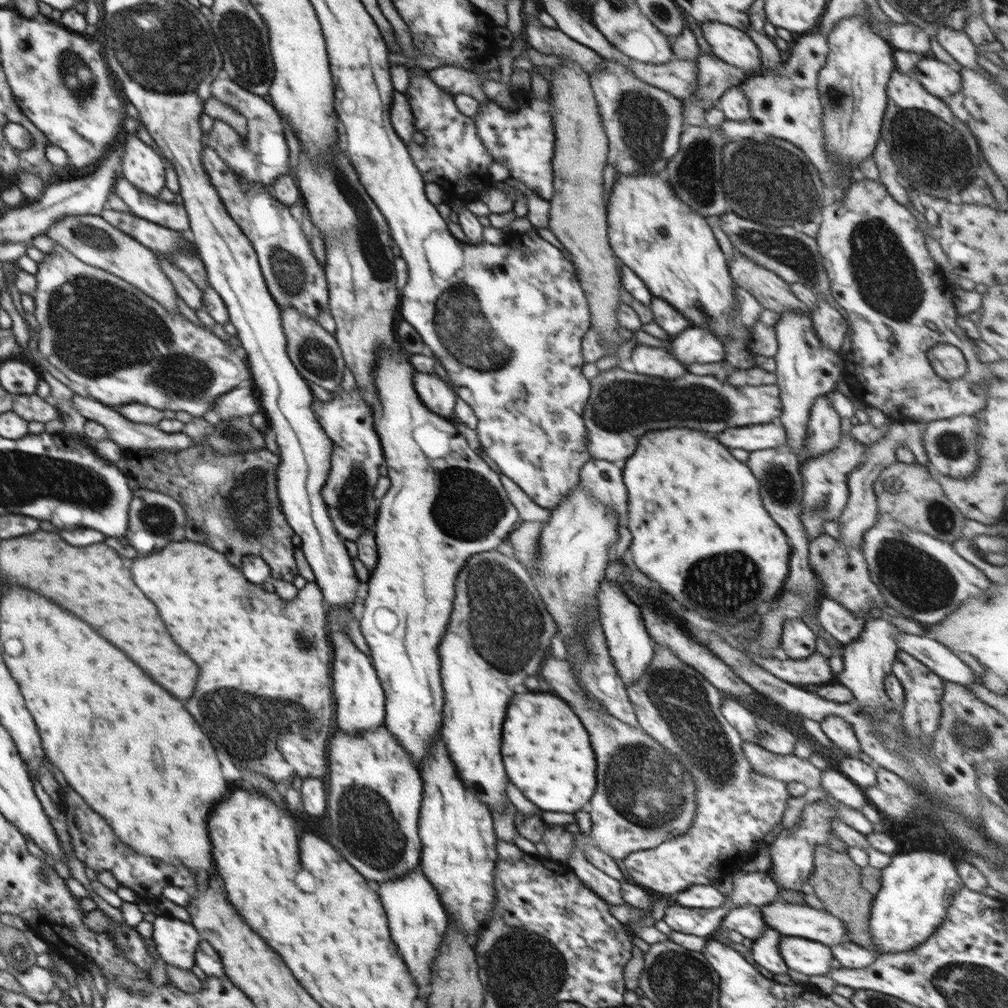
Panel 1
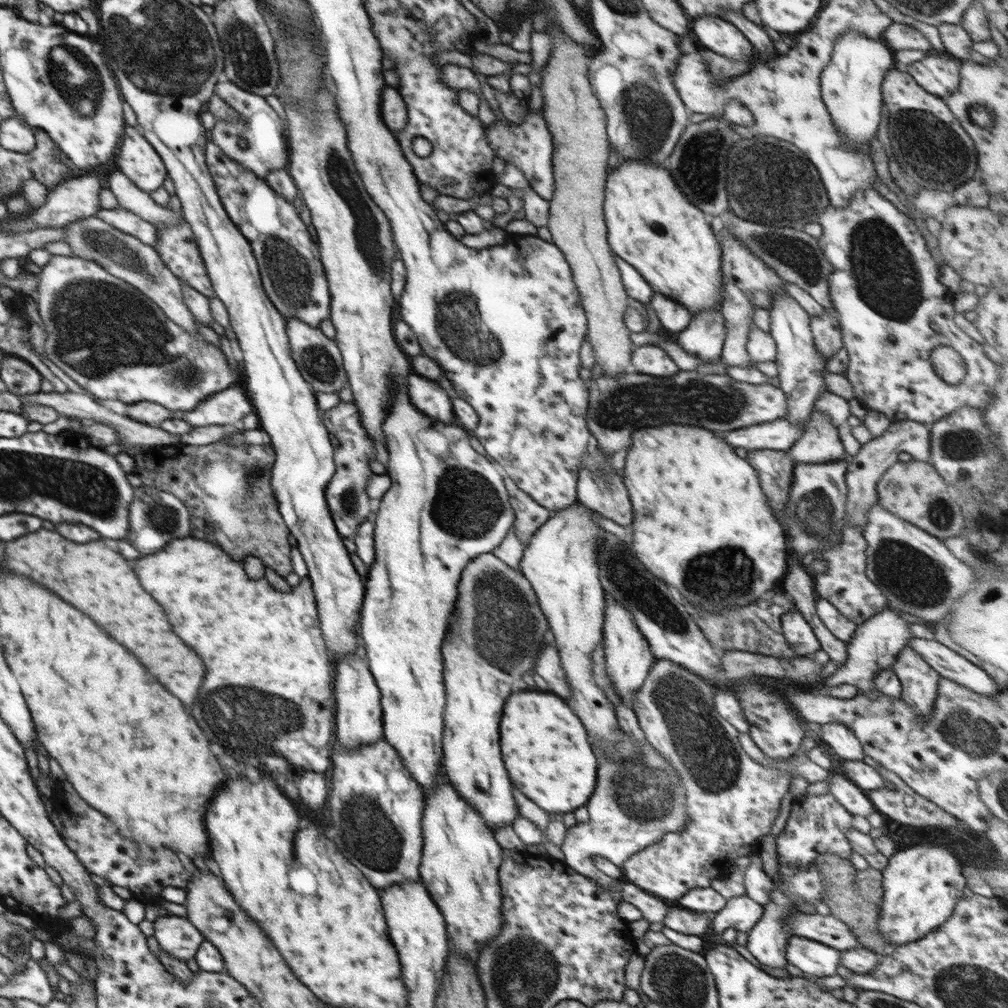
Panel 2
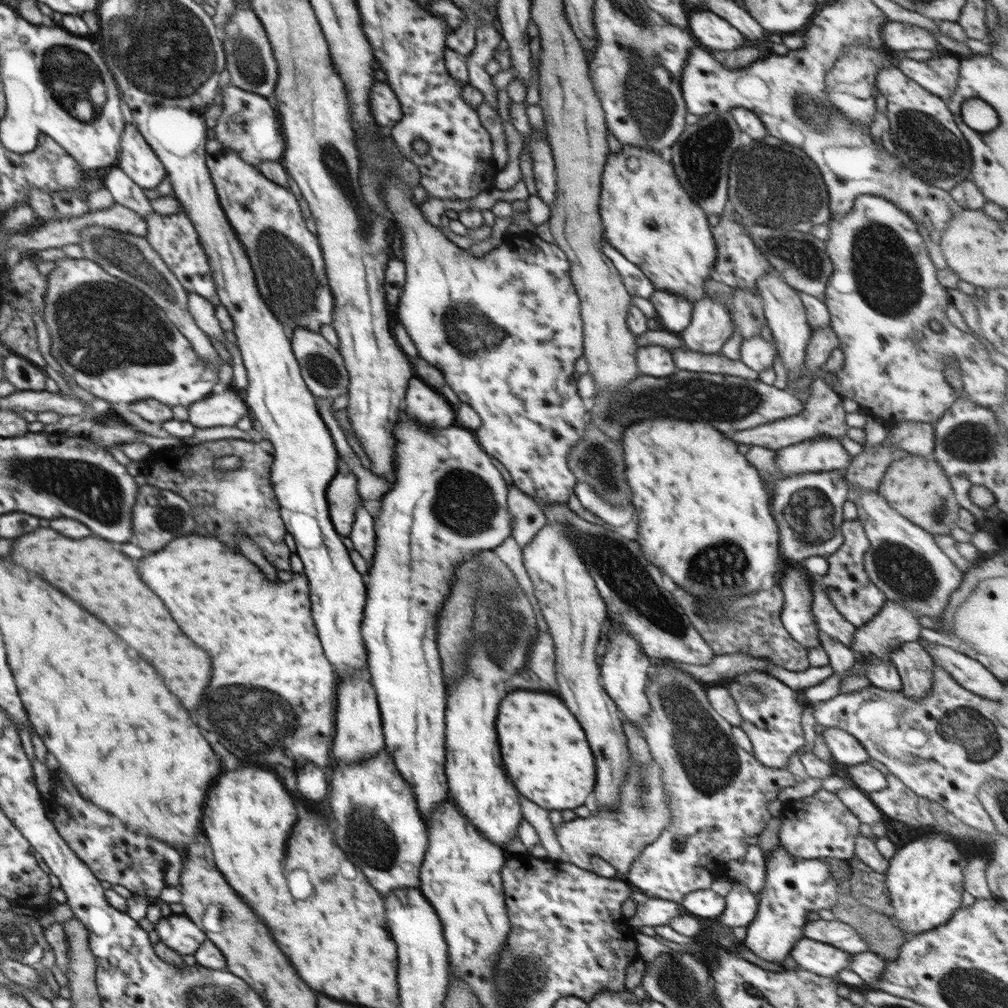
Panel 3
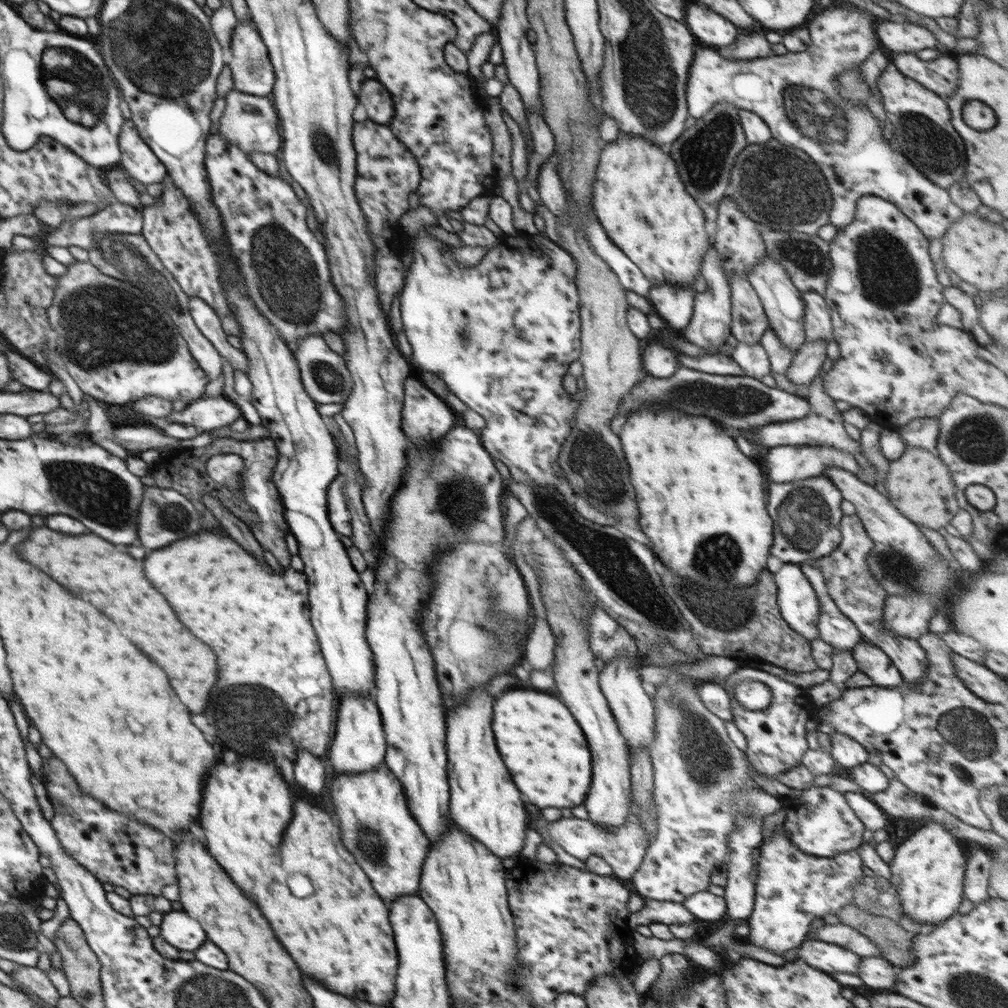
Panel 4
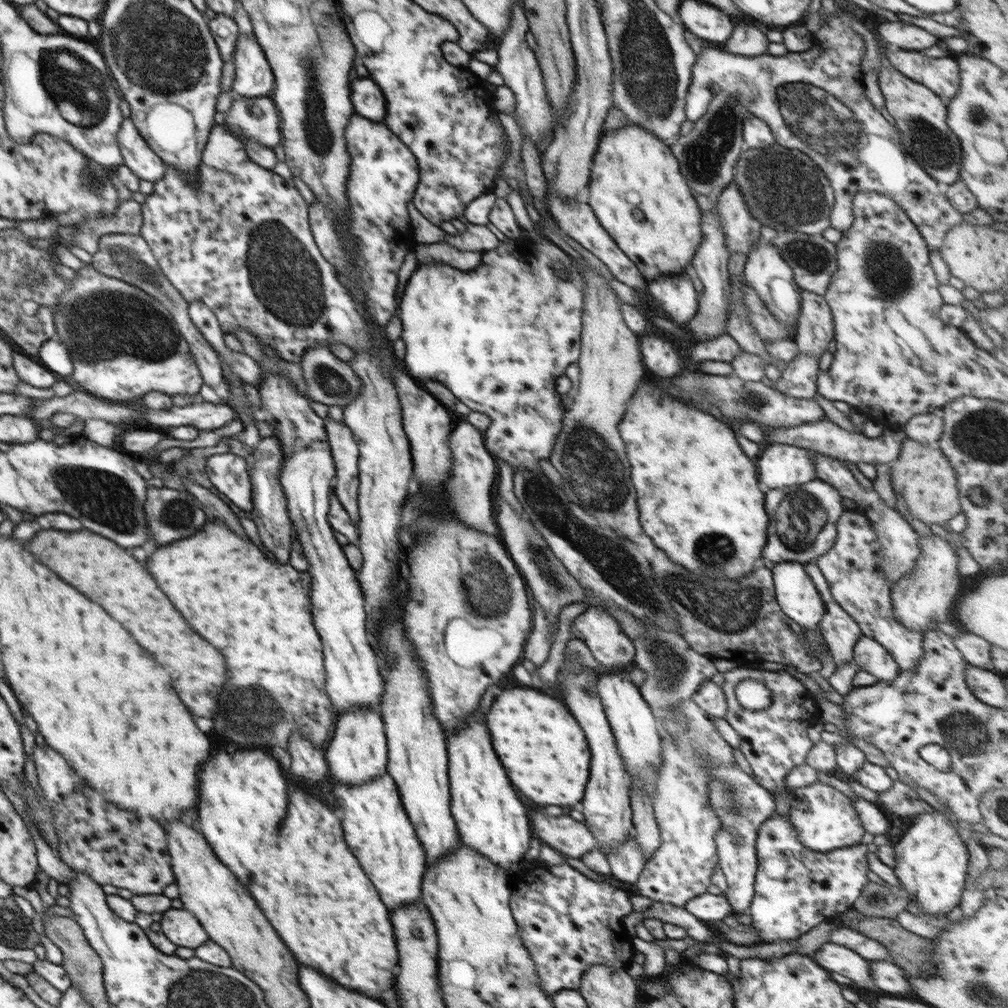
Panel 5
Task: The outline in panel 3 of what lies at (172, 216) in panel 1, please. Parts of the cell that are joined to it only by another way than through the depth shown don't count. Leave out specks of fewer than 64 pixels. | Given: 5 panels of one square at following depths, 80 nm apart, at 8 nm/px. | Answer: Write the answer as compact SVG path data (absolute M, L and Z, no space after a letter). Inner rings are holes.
M120 167L108 171L102 184L111 192L115 203L138 213L143 219L152 215L153 208L143 188L140 188Z

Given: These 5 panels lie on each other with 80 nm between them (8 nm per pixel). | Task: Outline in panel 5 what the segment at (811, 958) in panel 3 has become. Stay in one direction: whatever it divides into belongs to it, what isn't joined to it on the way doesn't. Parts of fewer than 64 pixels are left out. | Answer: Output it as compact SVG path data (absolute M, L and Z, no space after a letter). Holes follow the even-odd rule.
M822 943L812 954L812 960L830 972L838 972L853 980L856 987L879 990L869 975L869 961L849 948L834 943Z

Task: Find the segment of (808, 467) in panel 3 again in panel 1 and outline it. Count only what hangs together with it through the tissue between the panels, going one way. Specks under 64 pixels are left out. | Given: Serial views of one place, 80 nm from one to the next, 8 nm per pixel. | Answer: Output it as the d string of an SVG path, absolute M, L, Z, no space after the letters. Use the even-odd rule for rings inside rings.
M826 395L818 396L810 409L807 426L807 449L811 458L838 446L841 416Z

